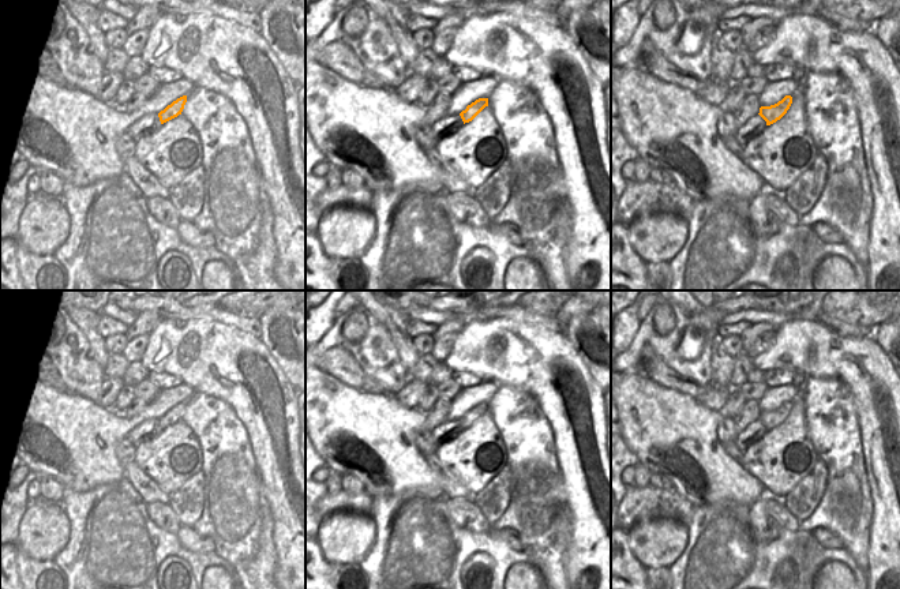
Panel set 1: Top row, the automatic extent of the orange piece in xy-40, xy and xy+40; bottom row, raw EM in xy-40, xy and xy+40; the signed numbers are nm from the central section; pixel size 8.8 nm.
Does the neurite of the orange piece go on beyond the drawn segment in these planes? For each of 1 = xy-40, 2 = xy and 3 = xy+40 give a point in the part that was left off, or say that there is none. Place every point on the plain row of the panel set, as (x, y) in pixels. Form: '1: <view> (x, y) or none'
1: none
2: none
3: none

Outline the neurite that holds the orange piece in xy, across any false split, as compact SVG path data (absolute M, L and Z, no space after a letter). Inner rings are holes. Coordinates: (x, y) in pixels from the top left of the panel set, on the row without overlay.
M479 404L468 410L466 414L460 419L464 429L472 427L485 412L488 412L488 404Z

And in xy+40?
M785 401L781 406L779 406L775 410L761 412L758 420L766 427L766 431L770 431L777 425L780 425L787 419L791 409L792 409L792 402Z

